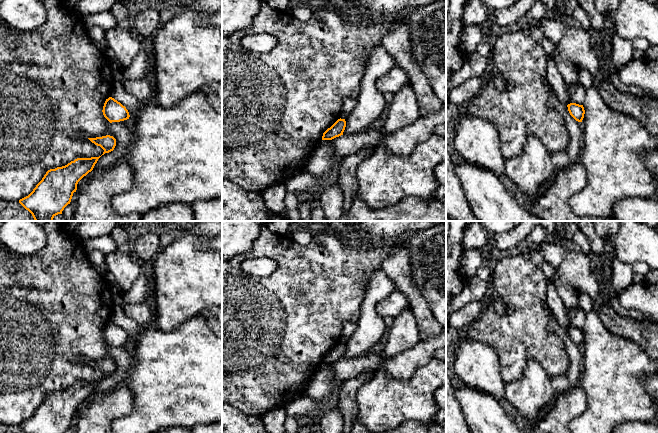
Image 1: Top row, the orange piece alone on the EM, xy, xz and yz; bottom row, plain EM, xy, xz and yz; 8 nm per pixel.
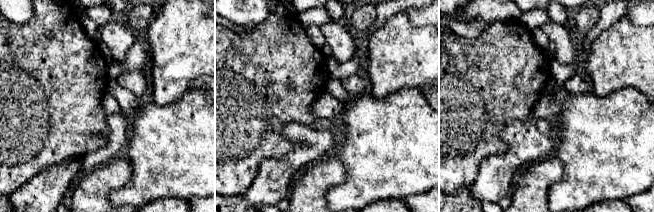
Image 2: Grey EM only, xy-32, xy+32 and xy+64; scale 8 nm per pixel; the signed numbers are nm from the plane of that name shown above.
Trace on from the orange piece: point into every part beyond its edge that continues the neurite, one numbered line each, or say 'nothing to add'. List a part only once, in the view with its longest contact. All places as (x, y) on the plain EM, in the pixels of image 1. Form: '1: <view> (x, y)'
nothing to add

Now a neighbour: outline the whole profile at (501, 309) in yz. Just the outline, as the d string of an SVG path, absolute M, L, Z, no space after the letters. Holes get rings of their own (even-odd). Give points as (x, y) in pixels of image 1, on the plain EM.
M495 298L492 301L492 305L494 306L498 316L504 316L507 313L508 307L500 298Z

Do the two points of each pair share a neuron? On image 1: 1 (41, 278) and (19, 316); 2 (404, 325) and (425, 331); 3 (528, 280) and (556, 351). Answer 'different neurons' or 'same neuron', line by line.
1: same neuron
2: different neurons
3: same neuron

